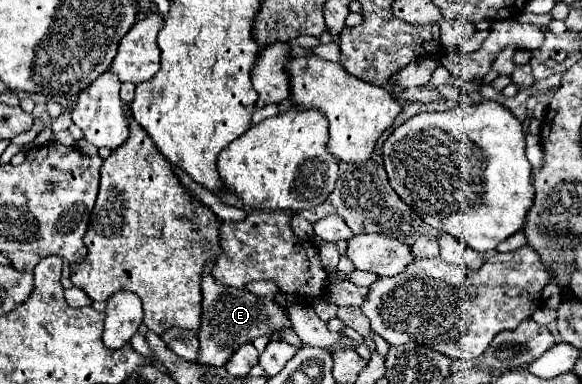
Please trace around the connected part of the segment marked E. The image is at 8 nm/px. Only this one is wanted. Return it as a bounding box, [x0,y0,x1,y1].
[198,262,292,365]

